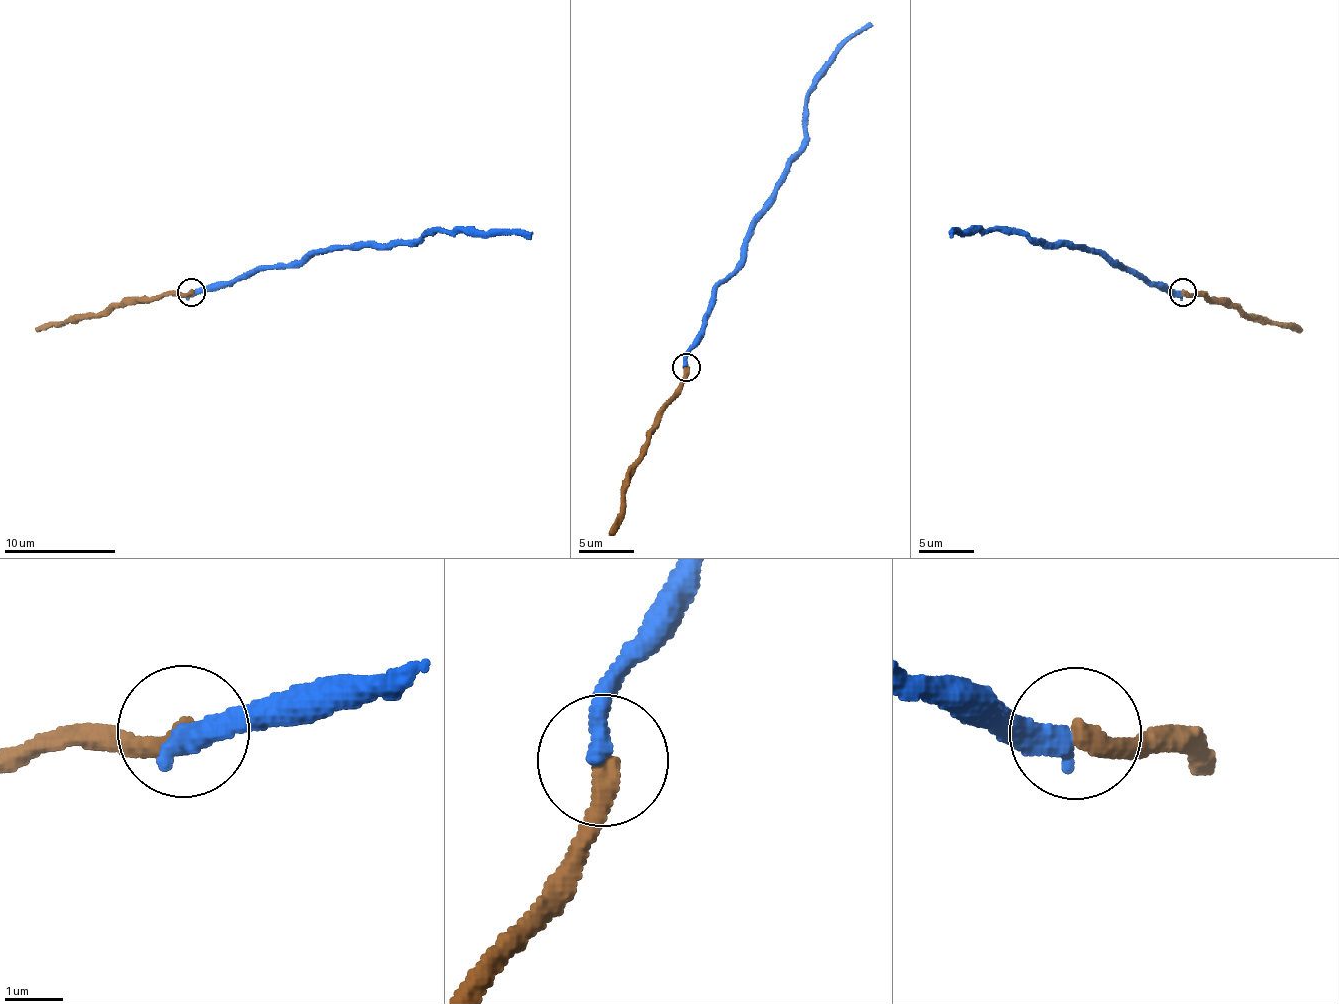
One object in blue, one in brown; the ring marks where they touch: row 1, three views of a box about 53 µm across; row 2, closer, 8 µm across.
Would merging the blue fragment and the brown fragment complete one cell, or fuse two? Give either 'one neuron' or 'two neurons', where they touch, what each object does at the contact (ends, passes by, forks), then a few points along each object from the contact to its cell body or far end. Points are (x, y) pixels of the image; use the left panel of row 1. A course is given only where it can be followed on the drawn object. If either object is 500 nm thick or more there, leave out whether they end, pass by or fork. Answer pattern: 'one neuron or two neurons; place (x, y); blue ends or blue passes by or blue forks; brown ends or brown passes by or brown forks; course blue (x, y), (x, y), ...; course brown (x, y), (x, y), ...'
one neuron; place (191, 292); blue ends; brown ends; course blue (192, 293), (220, 287), (250, 272), (290, 266), (314, 252), (412, 242), (428, 234), (454, 230), (531, 238); course brown (192, 293), (133, 296), (122, 305), (83, 314), (71, 322), (36, 329)

